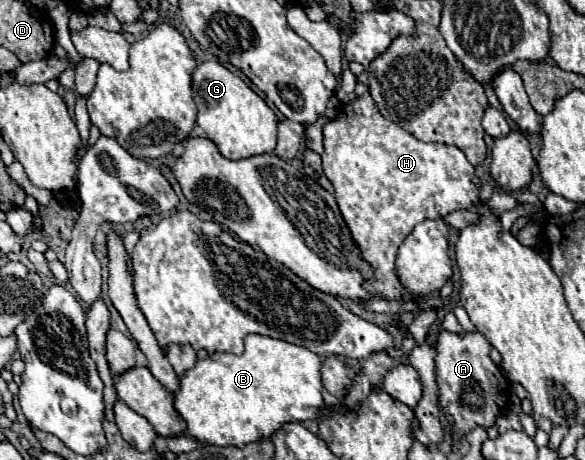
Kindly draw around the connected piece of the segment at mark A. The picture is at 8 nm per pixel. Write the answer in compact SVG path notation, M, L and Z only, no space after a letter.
M441 330L437 336L437 356L435 356L435 374L439 384L439 402L447 410L447 416L453 422L455 438L473 430L475 426L489 428L495 424L495 418L507 408L509 402L509 380L501 370L491 362L489 340L479 332L453 334Z

